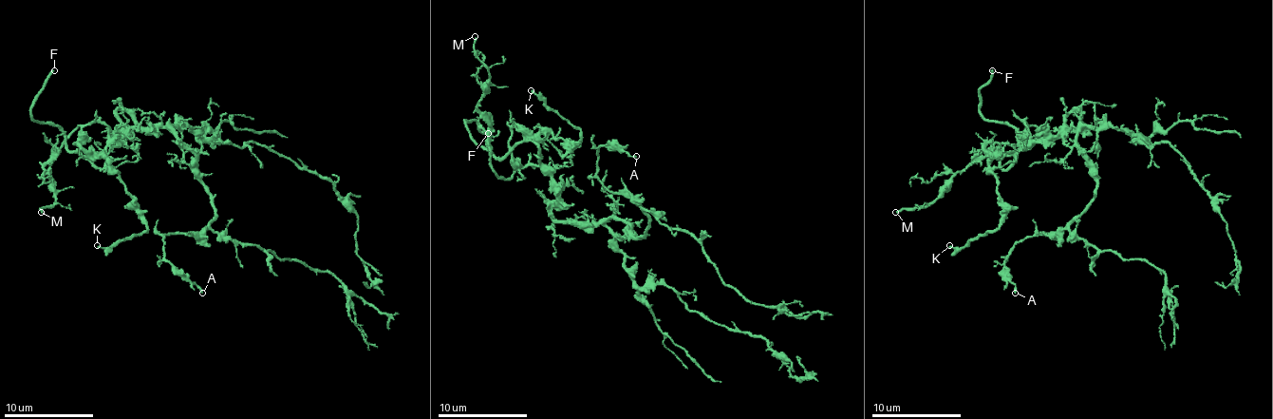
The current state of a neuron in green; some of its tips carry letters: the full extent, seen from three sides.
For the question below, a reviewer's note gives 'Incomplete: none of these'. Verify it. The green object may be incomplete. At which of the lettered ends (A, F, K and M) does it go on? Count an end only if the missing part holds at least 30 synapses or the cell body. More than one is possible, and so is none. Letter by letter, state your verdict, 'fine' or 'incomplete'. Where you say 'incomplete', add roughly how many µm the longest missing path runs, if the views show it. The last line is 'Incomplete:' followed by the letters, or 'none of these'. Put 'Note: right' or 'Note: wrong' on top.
Note: wrong
A: fine
F: incomplete; missing 35 µm
K: fine
M: fine
Incomplete: F

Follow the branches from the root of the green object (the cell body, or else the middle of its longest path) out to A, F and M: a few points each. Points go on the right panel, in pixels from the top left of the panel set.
A: (1079, 131), (1077, 149), (1095, 194), (1061, 232), (1026, 237), (1015, 245), (1005, 259), (1015, 293)
F: (1079, 131), (1082, 113), (1071, 110), (1057, 135), (1026, 144), (1003, 169), (1017, 133), (981, 113), (992, 70)
M: (1079, 131), (1079, 110), (1057, 135), (1023, 122), (1028, 149), (979, 156), (895, 212)

